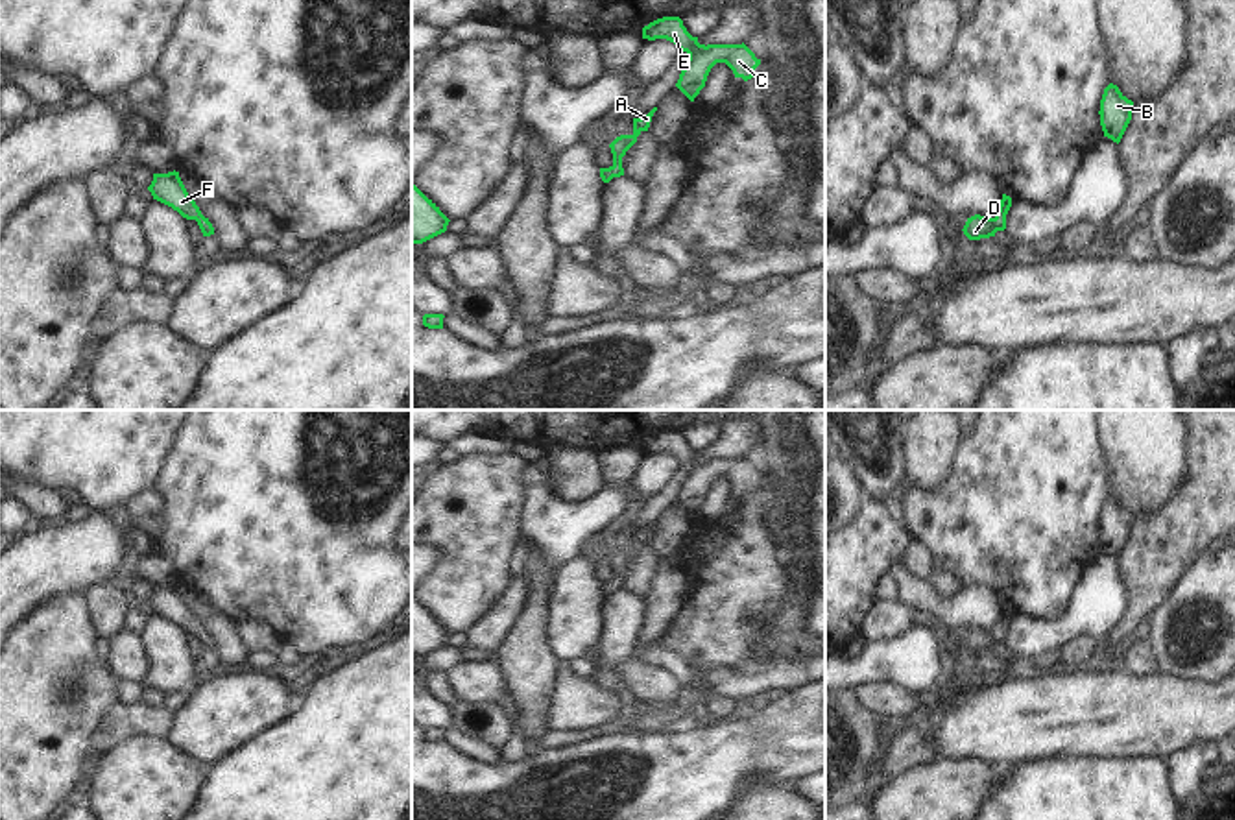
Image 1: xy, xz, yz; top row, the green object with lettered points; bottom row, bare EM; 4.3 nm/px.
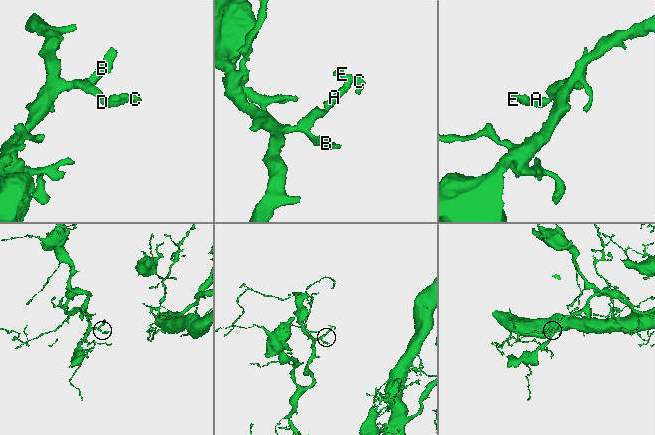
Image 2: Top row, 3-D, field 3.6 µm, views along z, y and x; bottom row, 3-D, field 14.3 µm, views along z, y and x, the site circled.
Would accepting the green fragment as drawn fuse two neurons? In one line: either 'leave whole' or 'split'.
leave whole

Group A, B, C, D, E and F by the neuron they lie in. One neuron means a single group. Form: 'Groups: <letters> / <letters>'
Groups: A B C D E F.

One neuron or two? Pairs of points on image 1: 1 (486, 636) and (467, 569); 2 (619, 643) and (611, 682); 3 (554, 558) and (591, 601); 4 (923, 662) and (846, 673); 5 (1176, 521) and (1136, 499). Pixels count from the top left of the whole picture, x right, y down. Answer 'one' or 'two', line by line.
1: two
2: one
3: two
4: one
5: two

